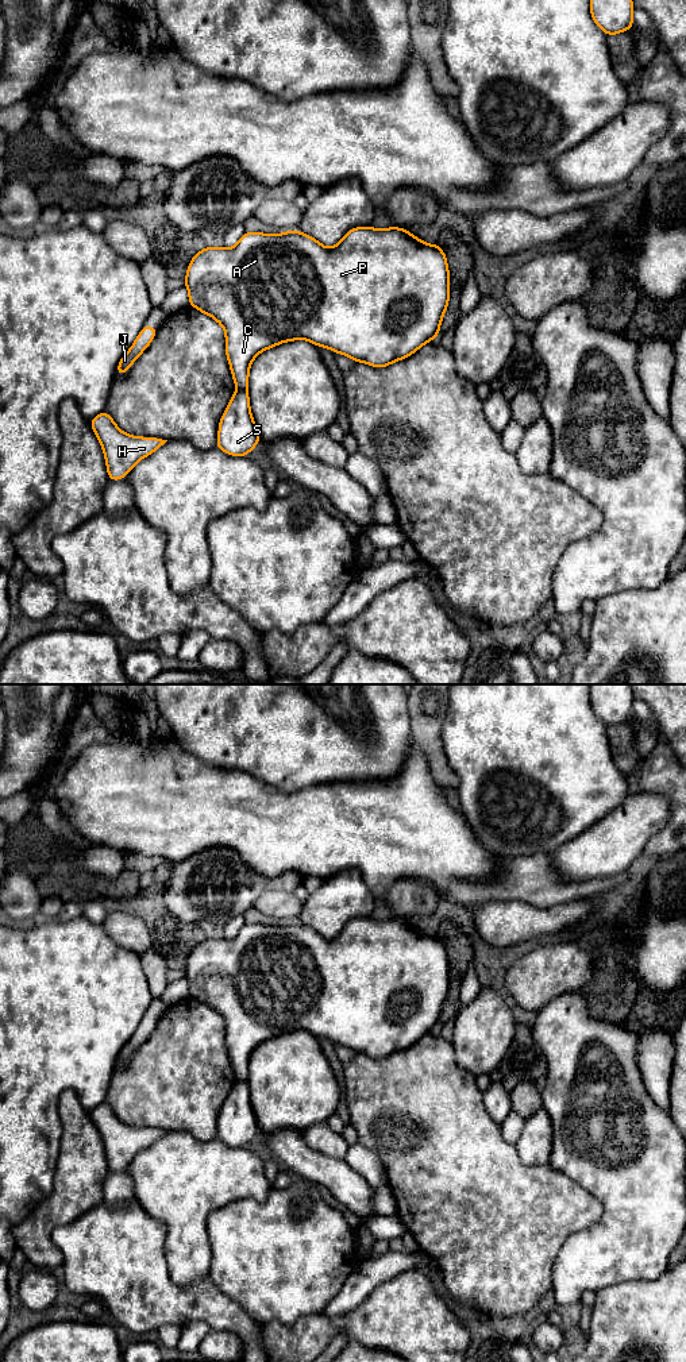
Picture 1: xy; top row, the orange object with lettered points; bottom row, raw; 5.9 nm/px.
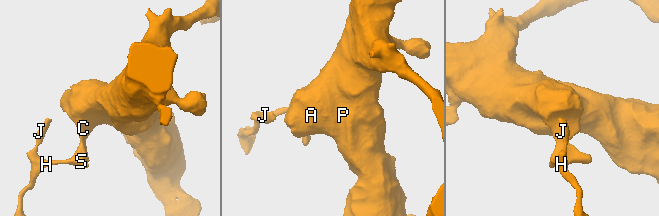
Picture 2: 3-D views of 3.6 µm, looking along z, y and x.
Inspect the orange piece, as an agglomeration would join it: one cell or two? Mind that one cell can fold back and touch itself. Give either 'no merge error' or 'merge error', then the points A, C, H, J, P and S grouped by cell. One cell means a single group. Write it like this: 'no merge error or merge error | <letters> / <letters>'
merge error | A C P / H J S

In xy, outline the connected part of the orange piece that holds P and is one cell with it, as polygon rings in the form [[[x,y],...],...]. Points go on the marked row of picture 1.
[[[397,227],[352,228],[332,248],[300,231],[278,235],[244,232],[232,248],[208,246],[197,252],[184,283],[190,306],[213,317],[226,331],[226,354],[236,390],[247,390],[250,364],[259,352],[297,339],[377,369],[389,366],[438,337],[450,300],[444,251],[439,244],[427,244]]]

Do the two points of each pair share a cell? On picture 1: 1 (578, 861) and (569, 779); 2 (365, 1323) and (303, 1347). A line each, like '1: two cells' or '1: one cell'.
1: two cells
2: one cell

